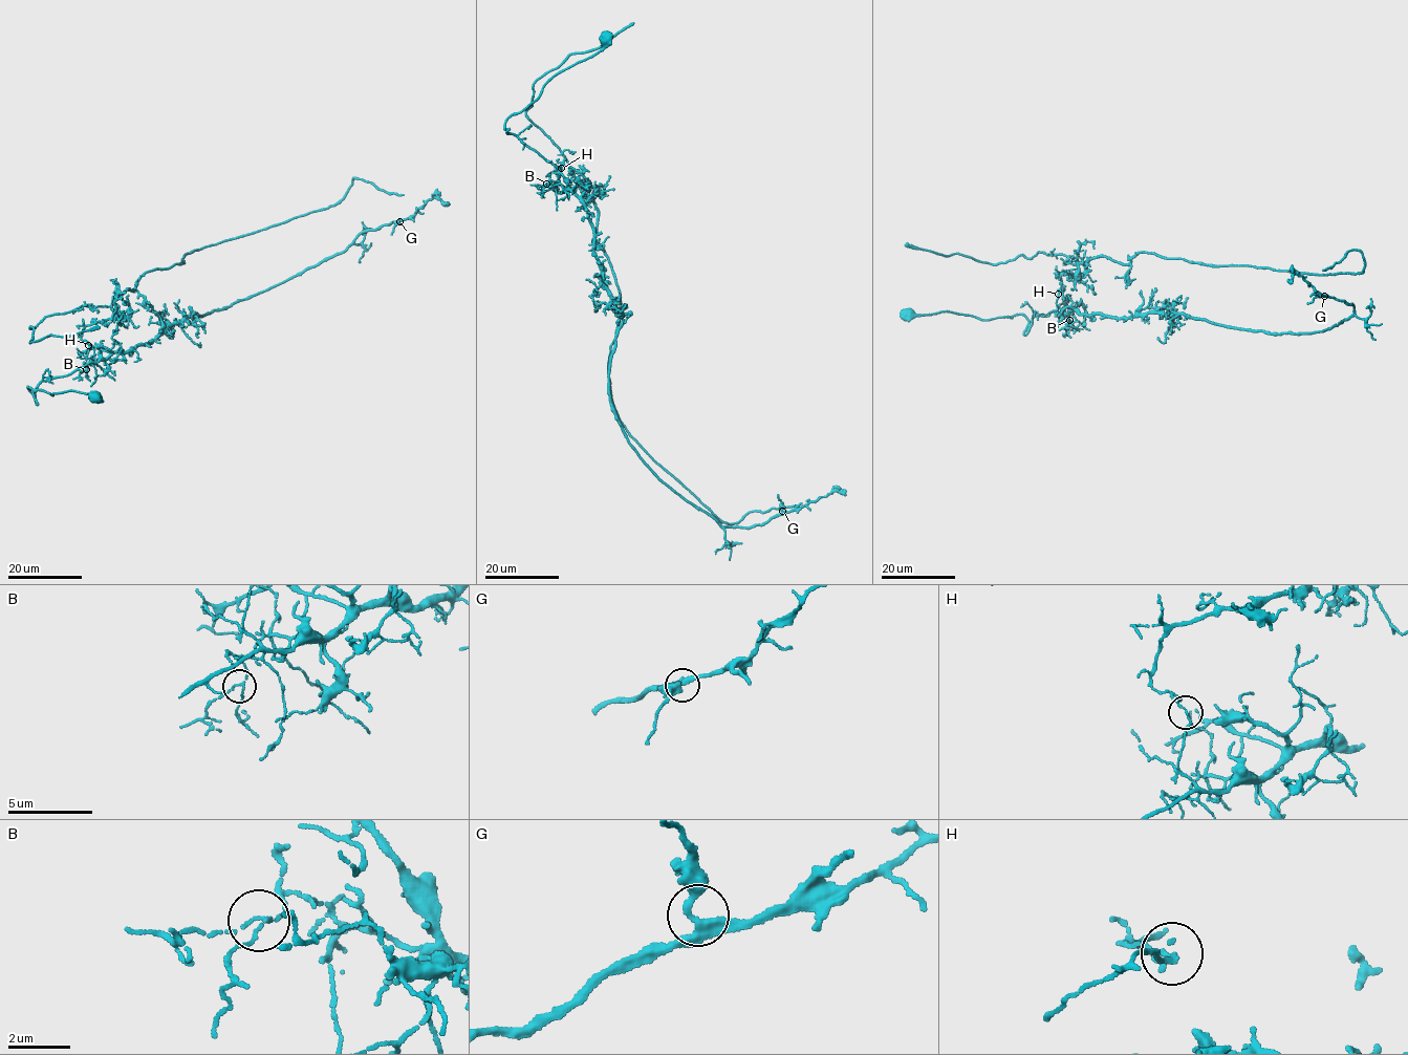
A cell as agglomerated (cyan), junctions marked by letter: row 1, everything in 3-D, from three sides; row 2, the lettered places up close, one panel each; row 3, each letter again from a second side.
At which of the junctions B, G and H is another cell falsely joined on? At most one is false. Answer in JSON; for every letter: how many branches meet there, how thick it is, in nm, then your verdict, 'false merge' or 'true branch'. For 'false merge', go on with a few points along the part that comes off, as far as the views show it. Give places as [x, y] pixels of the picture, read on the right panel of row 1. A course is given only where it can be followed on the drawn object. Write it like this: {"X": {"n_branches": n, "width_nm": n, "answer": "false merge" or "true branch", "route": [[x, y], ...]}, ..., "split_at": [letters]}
{"B": {"n_branches": 3, "width_nm": 90, "answer": "true branch"}, "G": {"n_branches": 3, "width_nm": 280, "answer": "true branch"}, "H": {"n_branches": 3, "width_nm": 80, "answer": "false merge", "route": [[1058, 294], [1059, 276], [1099, 256], [1318, 275], [1360, 274], [1362, 253], [1322, 270]]}, "split_at": ["H"]}

